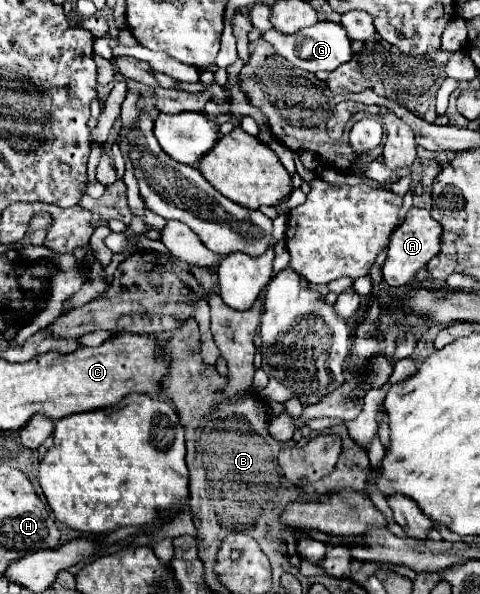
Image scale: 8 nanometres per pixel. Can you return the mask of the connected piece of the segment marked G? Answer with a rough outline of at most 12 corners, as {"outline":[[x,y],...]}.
{"outline":[[340,23],[262,35],[304,71],[334,71],[352,57]]}

